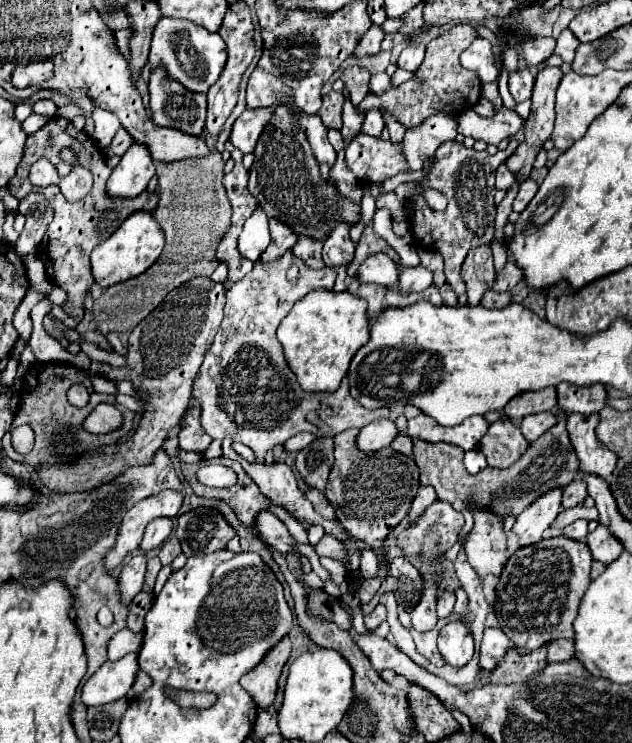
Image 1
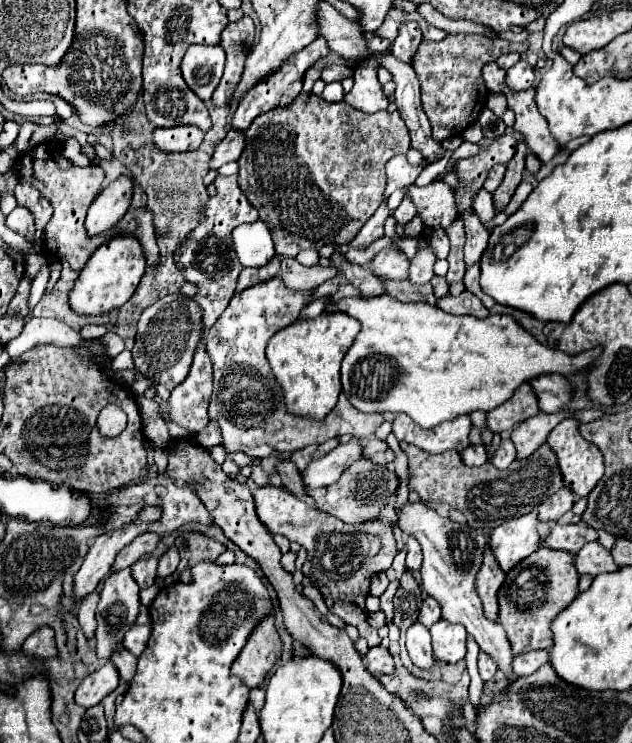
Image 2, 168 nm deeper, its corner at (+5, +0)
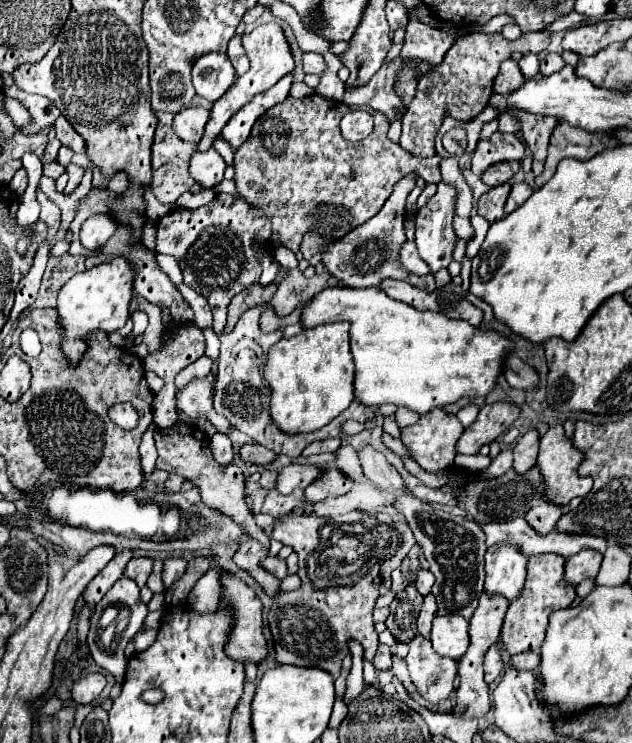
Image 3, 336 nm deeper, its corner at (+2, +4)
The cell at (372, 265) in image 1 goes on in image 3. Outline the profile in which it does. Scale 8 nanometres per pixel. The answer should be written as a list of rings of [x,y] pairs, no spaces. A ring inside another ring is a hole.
[[[408,241],[408,243],[402,245],[402,249],[400,249],[400,261],[414,275],[428,275],[430,273],[430,267],[426,267],[426,263],[422,261],[422,257],[418,255],[416,243]]]

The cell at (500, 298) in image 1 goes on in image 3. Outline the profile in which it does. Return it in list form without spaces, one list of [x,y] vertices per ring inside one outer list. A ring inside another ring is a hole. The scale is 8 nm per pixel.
[[[386,279],[386,281],[382,281],[380,289],[388,297],[404,301],[420,311],[436,311],[436,313],[446,315],[448,319],[464,319],[472,327],[482,325],[482,311],[466,299],[460,285],[448,283],[442,289],[434,289],[432,293],[426,293],[426,291],[410,285],[408,281]]]

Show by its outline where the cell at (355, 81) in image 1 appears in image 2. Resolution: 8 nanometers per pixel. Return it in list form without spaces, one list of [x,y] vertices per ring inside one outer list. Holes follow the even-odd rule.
[[[325,65],[323,71],[321,71],[321,79],[325,83],[331,83],[331,81],[343,81],[347,77],[353,77],[353,69],[349,65]]]

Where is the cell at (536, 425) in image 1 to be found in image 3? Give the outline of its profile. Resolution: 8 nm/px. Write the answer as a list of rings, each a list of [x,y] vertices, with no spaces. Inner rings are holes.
[[[528,431],[526,435],[522,435],[518,439],[518,443],[512,447],[514,453],[514,465],[512,469],[516,473],[526,473],[530,471],[530,467],[536,465],[536,455],[538,455],[538,443],[540,437],[536,431]]]

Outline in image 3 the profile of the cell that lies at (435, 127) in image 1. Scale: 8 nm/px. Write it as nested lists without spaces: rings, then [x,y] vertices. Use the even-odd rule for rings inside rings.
[[[416,173],[406,175],[404,179],[400,179],[392,191],[392,195],[388,197],[388,201],[384,203],[384,207],[380,209],[378,215],[374,215],[370,221],[362,223],[360,227],[352,229],[350,233],[346,233],[342,239],[332,241],[332,239],[322,239],[316,231],[306,233],[306,239],[302,239],[300,245],[300,253],[304,255],[304,259],[310,261],[310,257],[314,253],[322,253],[322,263],[328,269],[328,273],[332,277],[336,277],[342,285],[346,287],[356,287],[356,255],[364,255],[362,257],[362,281],[364,283],[380,283],[382,279],[390,277],[390,279],[402,279],[408,281],[424,291],[434,291],[434,277],[426,275],[426,277],[416,277],[412,273],[408,273],[400,263],[398,263],[398,251],[402,247],[402,243],[406,241],[404,235],[404,205],[406,205],[406,197],[408,193],[416,187]]]

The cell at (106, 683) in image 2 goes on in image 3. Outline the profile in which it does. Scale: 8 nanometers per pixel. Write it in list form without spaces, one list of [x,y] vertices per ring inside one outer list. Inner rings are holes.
[[[88,673],[84,677],[80,677],[72,689],[70,689],[70,697],[78,703],[78,705],[86,705],[92,703],[104,689],[106,679],[102,673]]]

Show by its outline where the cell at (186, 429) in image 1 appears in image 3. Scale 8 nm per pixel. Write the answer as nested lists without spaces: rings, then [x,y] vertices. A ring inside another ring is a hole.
[[[180,283],[180,285],[176,285],[176,287],[178,287],[178,291],[182,293],[182,297],[186,299],[186,303],[192,307],[198,327],[200,327],[200,329],[210,327],[210,325],[212,325],[212,311],[210,311],[208,301],[206,301],[202,295],[198,295],[196,291],[192,291],[192,289],[190,289],[188,285],[184,285],[184,283]]]

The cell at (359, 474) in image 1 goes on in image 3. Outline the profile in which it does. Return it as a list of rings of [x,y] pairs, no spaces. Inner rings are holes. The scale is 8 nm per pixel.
[[[328,469],[312,485],[304,489],[304,495],[308,503],[316,503],[326,497],[340,497],[348,493],[350,487],[352,487],[352,481],[346,479],[338,469]]]

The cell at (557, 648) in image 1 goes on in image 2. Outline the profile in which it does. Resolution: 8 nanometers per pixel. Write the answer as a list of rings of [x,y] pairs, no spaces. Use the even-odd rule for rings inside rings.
[[[539,649],[539,651],[529,651],[525,655],[519,655],[513,659],[513,671],[517,677],[521,675],[531,675],[535,669],[545,665],[549,661],[549,651]]]

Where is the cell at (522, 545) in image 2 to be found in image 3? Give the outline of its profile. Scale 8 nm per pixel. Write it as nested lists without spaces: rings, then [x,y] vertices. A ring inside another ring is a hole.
[[[496,545],[486,551],[486,583],[484,591],[488,595],[502,595],[512,603],[522,593],[522,583],[526,579],[526,563],[528,557],[524,557],[516,547],[512,545]]]

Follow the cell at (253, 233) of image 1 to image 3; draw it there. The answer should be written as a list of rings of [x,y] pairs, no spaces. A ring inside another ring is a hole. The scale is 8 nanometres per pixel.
[[[266,251],[266,255],[260,255],[260,259],[262,259],[262,277],[258,283],[260,283],[260,287],[268,287],[276,277],[278,263],[276,263],[274,255],[270,255],[268,251]]]

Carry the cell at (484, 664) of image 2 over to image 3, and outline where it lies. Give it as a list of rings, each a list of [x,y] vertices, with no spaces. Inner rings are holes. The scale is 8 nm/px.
[[[492,645],[484,657],[484,679],[486,679],[486,683],[490,685],[502,671],[504,671],[504,665],[500,659],[500,651],[496,645]]]

